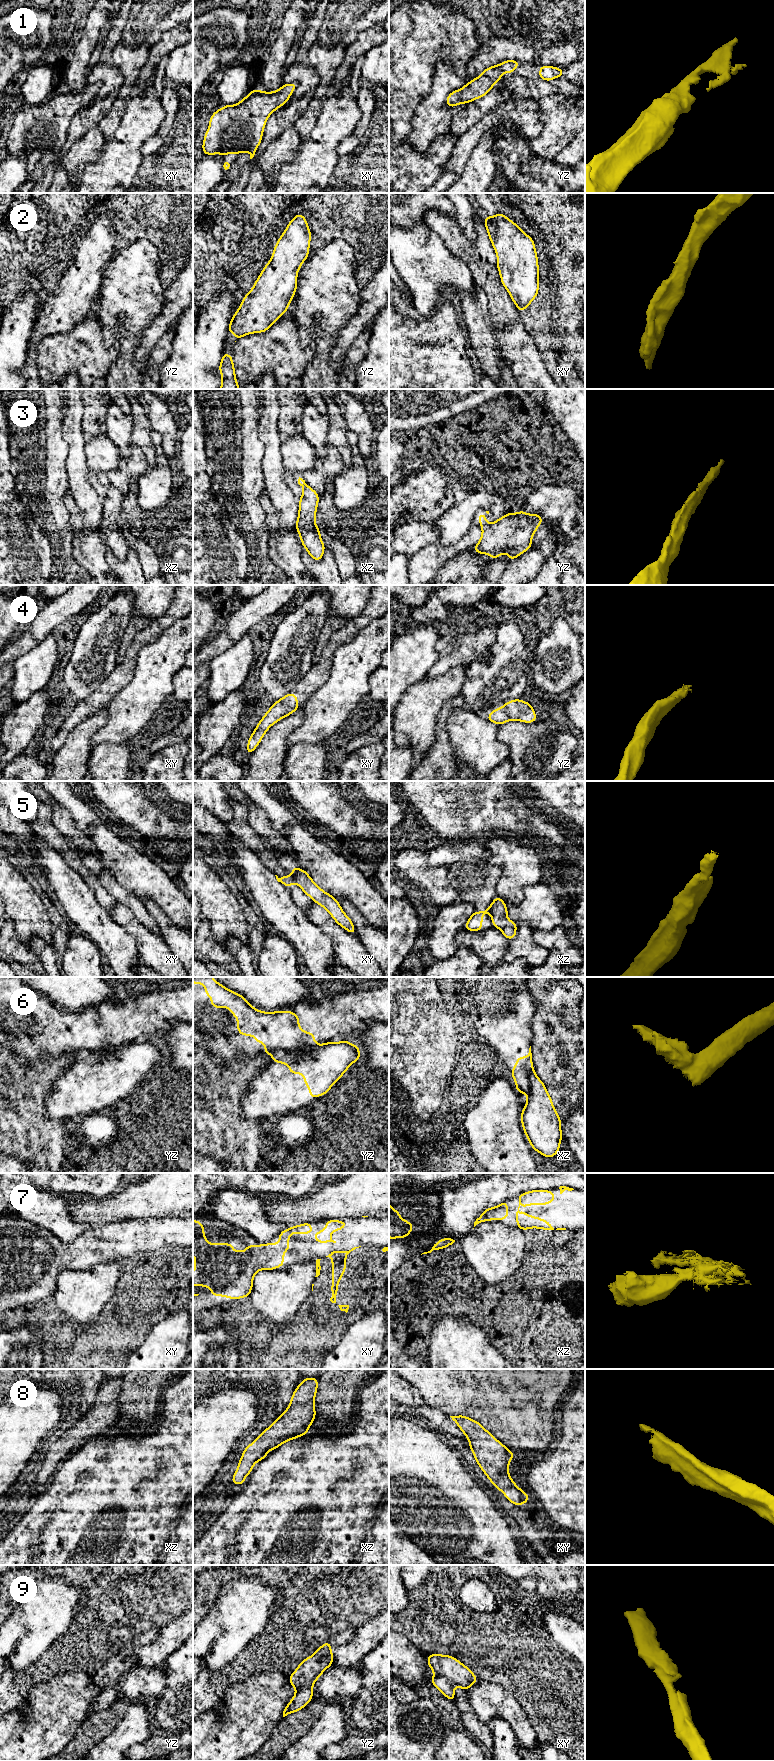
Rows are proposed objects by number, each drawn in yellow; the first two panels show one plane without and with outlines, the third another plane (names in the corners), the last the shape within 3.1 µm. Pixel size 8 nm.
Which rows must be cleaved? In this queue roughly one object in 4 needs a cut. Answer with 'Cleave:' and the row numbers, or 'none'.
Cleave: 5, 6

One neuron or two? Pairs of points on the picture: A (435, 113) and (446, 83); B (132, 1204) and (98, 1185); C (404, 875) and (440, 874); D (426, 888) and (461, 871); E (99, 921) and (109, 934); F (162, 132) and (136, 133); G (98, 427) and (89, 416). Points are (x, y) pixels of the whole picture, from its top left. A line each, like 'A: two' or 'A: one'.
A: one
B: two
C: one
D: two
E: one
F: two
G: one

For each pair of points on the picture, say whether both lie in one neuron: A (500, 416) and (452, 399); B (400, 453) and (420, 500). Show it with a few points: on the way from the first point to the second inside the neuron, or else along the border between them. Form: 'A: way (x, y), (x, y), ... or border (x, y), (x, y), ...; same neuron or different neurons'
A: border (490, 399), (464, 409), (457, 422); different neurons
B: border (409, 461), (399, 469); different neurons

